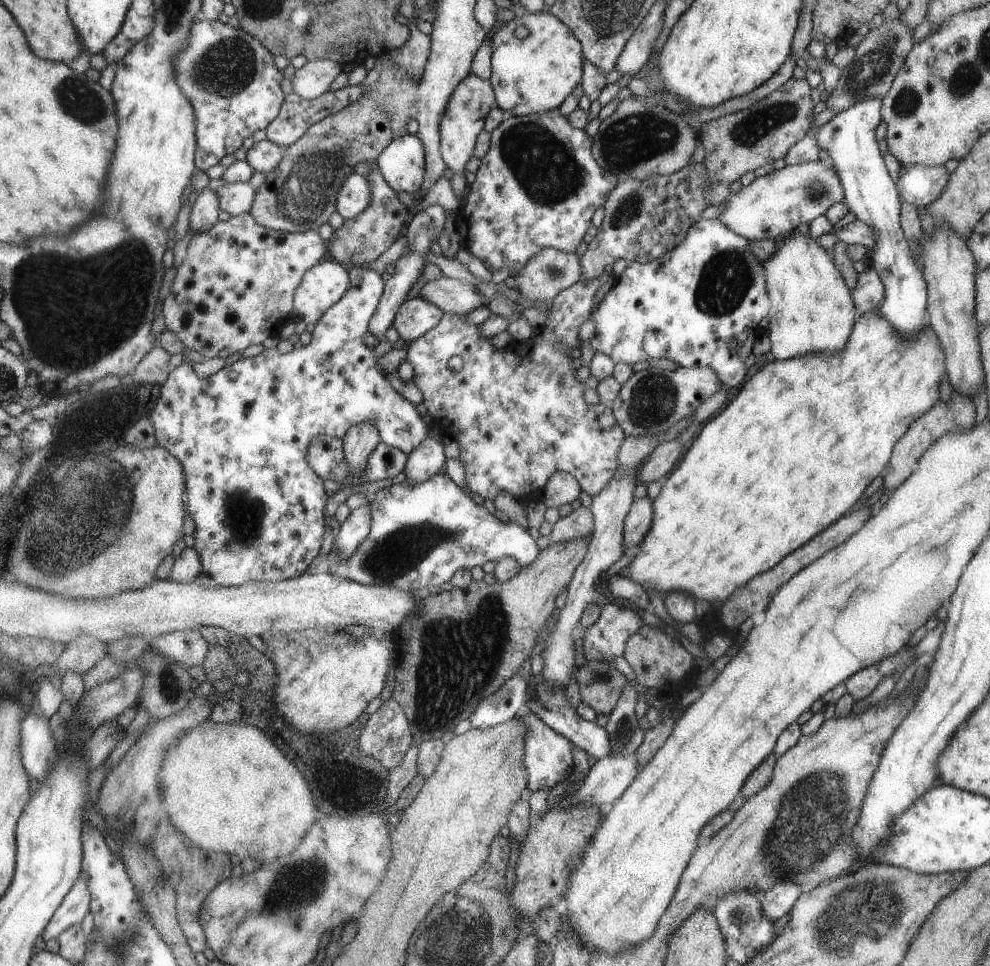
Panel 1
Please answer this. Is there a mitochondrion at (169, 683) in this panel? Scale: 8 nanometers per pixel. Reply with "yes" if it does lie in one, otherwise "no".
yes

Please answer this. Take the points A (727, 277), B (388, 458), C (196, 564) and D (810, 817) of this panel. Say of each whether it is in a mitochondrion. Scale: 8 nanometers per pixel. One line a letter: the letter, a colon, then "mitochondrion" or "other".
A: mitochondrion
B: other
C: other
D: mitochondrion

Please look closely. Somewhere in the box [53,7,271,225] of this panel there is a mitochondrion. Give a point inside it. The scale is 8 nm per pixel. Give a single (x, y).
(227, 67)

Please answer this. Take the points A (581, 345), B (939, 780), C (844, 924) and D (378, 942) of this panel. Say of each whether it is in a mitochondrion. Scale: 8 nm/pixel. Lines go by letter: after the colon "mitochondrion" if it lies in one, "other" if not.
A: other
B: other
C: mitochondrion
D: other

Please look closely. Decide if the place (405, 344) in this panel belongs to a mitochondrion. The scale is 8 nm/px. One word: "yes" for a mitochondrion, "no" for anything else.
no

